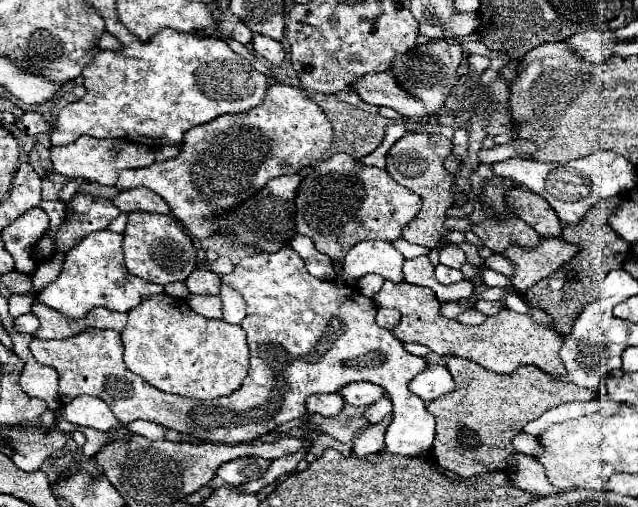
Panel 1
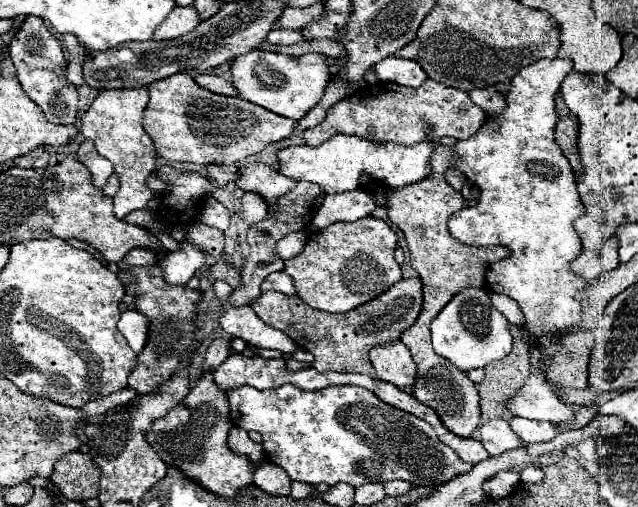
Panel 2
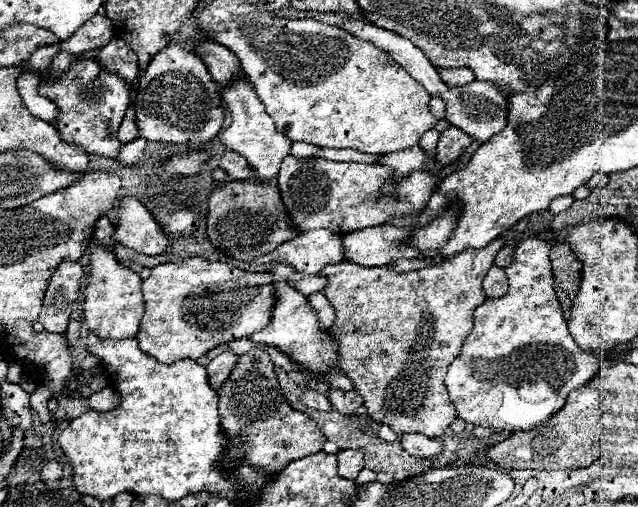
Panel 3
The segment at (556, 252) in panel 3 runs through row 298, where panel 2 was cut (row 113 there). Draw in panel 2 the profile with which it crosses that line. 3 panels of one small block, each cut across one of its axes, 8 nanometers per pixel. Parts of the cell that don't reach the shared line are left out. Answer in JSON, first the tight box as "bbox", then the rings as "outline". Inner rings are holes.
{"bbox":[556,96,582,176],"outline":[[[556,96],[556,108],[558,108],[558,126],[556,126],[556,144],[564,152],[564,156],[570,160],[570,166],[574,174],[578,176],[582,172],[580,154],[578,154],[578,118],[568,110],[562,96]]]}

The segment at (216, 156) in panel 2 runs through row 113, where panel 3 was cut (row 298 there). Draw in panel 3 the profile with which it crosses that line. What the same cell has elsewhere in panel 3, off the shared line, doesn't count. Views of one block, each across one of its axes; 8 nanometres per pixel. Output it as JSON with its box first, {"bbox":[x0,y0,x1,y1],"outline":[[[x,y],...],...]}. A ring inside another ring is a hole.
{"bbox":[136,258,274,364],"outline":[[[182,258],[154,266],[150,276],[142,282],[142,294],[146,312],[136,340],[140,350],[156,358],[160,364],[172,364],[184,358],[196,360],[220,344],[240,340],[262,330],[270,322],[274,306],[272,276],[268,272],[246,272],[224,262],[210,262],[204,258]]]}

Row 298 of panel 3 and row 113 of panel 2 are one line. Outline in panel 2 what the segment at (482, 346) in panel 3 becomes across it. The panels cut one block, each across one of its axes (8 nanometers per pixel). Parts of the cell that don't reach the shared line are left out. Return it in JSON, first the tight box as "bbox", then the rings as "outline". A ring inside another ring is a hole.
{"bbox":[448,58,588,368],"outline":[[[542,58],[542,60],[538,60],[538,62],[530,64],[530,66],[520,68],[520,72],[510,80],[510,90],[508,90],[508,94],[506,94],[506,108],[504,108],[500,114],[488,116],[488,120],[484,122],[484,126],[482,126],[474,136],[470,136],[468,140],[460,140],[460,142],[456,142],[456,144],[452,146],[452,150],[454,150],[454,154],[452,154],[452,166],[458,168],[468,180],[472,180],[472,184],[478,188],[480,194],[478,194],[478,204],[474,204],[474,206],[470,206],[470,208],[462,208],[460,212],[454,212],[454,214],[450,216],[450,220],[448,220],[448,232],[450,232],[452,238],[458,240],[460,244],[470,244],[470,246],[500,244],[500,246],[506,246],[506,248],[510,250],[508,258],[498,260],[498,262],[494,262],[494,264],[488,268],[488,272],[486,272],[486,288],[490,288],[490,290],[494,290],[494,292],[498,292],[498,294],[506,294],[506,296],[510,296],[512,300],[518,302],[518,306],[522,308],[524,318],[526,318],[524,328],[522,328],[524,334],[526,334],[526,340],[530,342],[532,338],[536,338],[538,344],[540,344],[540,350],[542,350],[540,366],[542,366],[542,368],[544,368],[544,362],[548,360],[548,354],[552,354],[552,352],[556,352],[556,350],[560,348],[560,340],[558,340],[560,334],[566,332],[570,326],[574,326],[574,324],[580,322],[580,294],[582,294],[584,288],[588,286],[584,280],[578,280],[574,274],[570,274],[570,262],[576,260],[576,256],[580,256],[580,252],[582,252],[582,242],[580,242],[580,236],[576,234],[572,222],[574,222],[578,216],[584,214],[584,206],[582,206],[580,194],[578,194],[578,190],[576,190],[576,176],[574,176],[574,172],[572,172],[572,168],[570,168],[570,162],[568,162],[568,158],[562,154],[562,150],[558,148],[558,144],[554,142],[554,128],[556,128],[556,122],[558,122],[558,112],[556,112],[556,106],[554,106],[554,98],[556,98],[556,94],[560,92],[560,84],[562,84],[562,80],[566,78],[566,74],[568,74],[570,70],[572,70],[572,62],[570,62],[570,60],[560,60],[560,58],[552,58],[552,60],[550,60],[550,58]]]}

